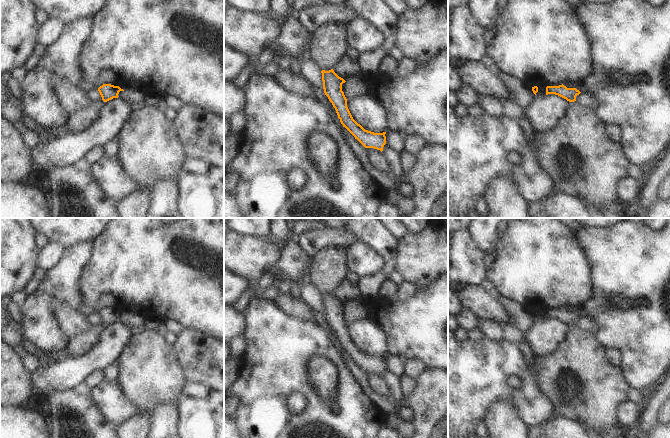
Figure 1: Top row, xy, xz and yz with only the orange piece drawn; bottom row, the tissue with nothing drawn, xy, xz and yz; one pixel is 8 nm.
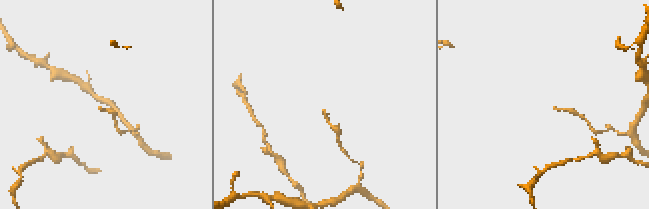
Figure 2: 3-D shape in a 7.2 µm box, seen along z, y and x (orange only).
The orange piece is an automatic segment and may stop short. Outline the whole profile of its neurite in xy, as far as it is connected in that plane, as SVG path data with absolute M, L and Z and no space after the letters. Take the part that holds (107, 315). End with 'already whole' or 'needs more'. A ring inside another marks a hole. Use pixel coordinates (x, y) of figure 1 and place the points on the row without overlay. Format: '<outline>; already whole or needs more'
M103 308L98 312L98 315L104 326L107 326L113 322L122 321L125 317L124 312L116 308Z; needs more

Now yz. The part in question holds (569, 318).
M542 308L532 311L532 315L536 319L536 321L543 321L548 318L555 318L566 323L569 326L576 325L576 320L581 317L576 312L567 312L563 308L559 310L547 310L546 308Z; needs more

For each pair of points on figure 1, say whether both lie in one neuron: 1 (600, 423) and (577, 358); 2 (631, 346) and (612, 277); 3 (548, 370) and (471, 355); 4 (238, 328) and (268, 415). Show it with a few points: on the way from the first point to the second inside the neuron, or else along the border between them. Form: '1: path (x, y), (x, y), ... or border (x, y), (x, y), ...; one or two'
1: path (597, 407), (579, 374); one
2: path (622, 329), (602, 309), (602, 294); one
3: border (532, 374), (537, 386), (545, 394); two
4: border (241, 313), (244, 319), (243, 334); two

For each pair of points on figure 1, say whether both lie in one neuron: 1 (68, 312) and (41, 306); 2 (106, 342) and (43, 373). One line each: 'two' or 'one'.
1: two
2: one

